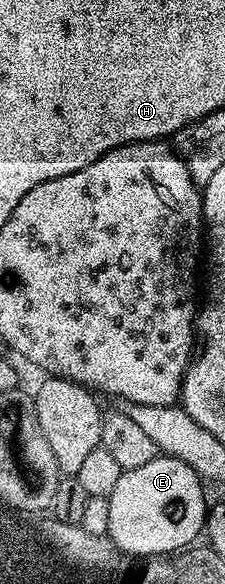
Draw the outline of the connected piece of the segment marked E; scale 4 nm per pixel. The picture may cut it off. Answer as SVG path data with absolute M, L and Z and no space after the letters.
M168 456L152 458L143 468L122 472L115 492L108 497L110 540L126 556L169 556L192 547L207 526L204 488L202 478L190 466Z

